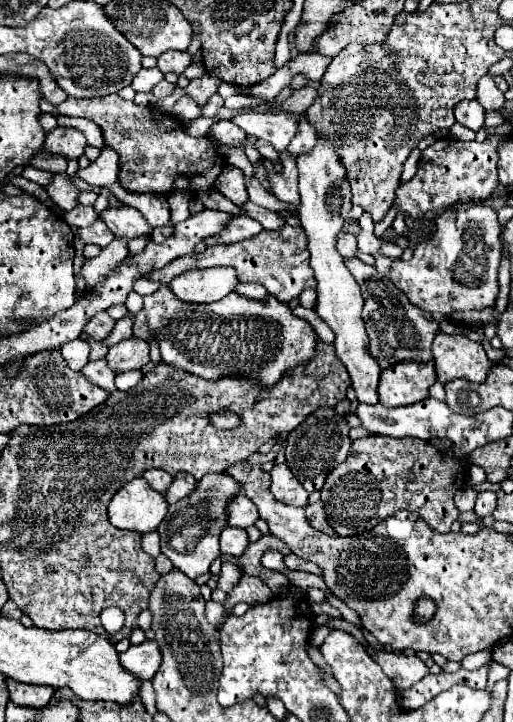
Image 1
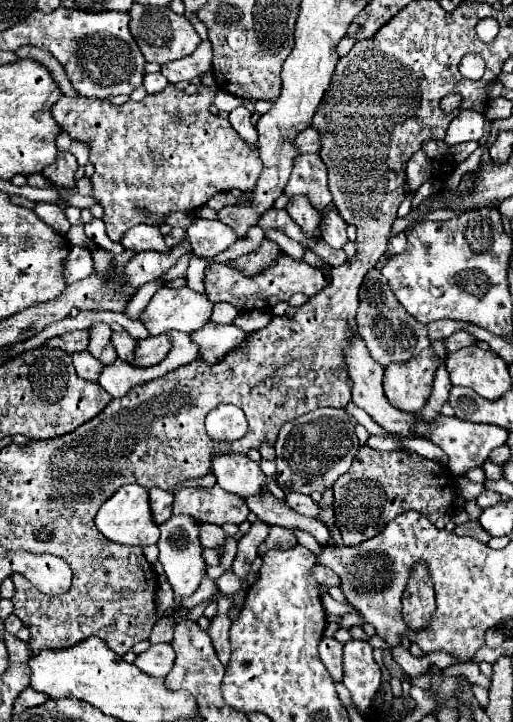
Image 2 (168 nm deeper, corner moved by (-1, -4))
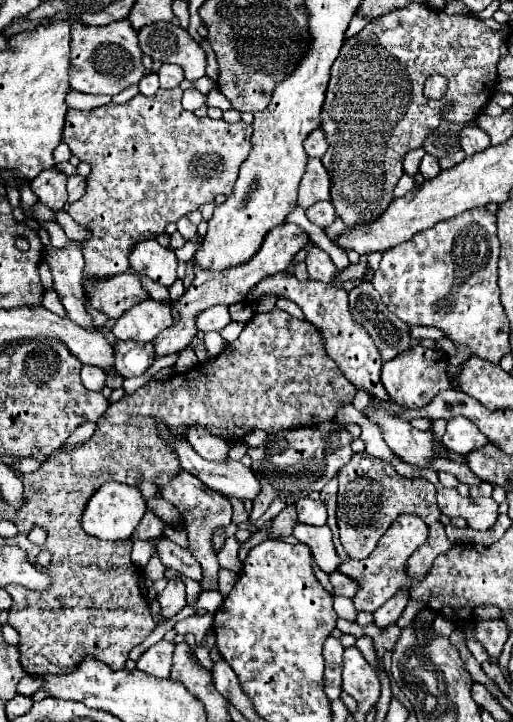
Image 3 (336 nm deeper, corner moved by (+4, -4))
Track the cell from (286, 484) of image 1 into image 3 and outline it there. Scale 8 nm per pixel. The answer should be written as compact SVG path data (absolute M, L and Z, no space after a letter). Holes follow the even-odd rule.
M302 498L302 500L298 500L296 510L298 510L298 520L302 524L310 524L310 526L326 524L326 504L322 500Z

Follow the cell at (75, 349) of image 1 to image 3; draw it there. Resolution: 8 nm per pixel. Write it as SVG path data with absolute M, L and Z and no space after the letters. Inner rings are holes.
M82 366L80 376L82 376L82 384L88 390L96 390L96 392L100 392L106 382L106 374L102 370L98 370L96 366Z

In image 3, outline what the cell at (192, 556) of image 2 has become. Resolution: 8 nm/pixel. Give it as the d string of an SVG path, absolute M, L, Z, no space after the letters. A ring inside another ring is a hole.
M168 580L168 586L158 594L158 604L160 604L160 616L162 616L160 622L174 618L186 606L184 584L180 580Z

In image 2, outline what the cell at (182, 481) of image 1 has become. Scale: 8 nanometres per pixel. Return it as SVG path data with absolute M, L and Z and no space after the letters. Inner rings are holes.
M181 488L175 492L173 514L191 514L201 522L211 522L223 526L227 522L241 524L249 516L249 508L243 498L235 498L235 494L227 494L213 488Z

